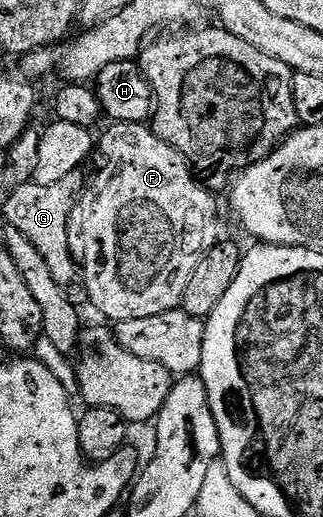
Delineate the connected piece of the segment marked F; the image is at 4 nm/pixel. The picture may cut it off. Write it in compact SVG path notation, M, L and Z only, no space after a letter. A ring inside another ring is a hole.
M113 122L110 130L102 138L99 138L99 154L105 157L105 167L97 174L93 187L82 193L77 206L71 212L69 221L69 247L74 258L79 263L79 274L85 278L85 290L89 293L89 302L110 323L116 324L123 320L143 320L143 316L159 316L168 310L180 307L183 291L187 288L187 280L191 280L191 272L195 272L199 260L219 241L217 234L217 202L212 193L195 177L195 171L189 165L189 161L181 155L171 144L167 144L162 138L145 124L131 124L130 122Z

